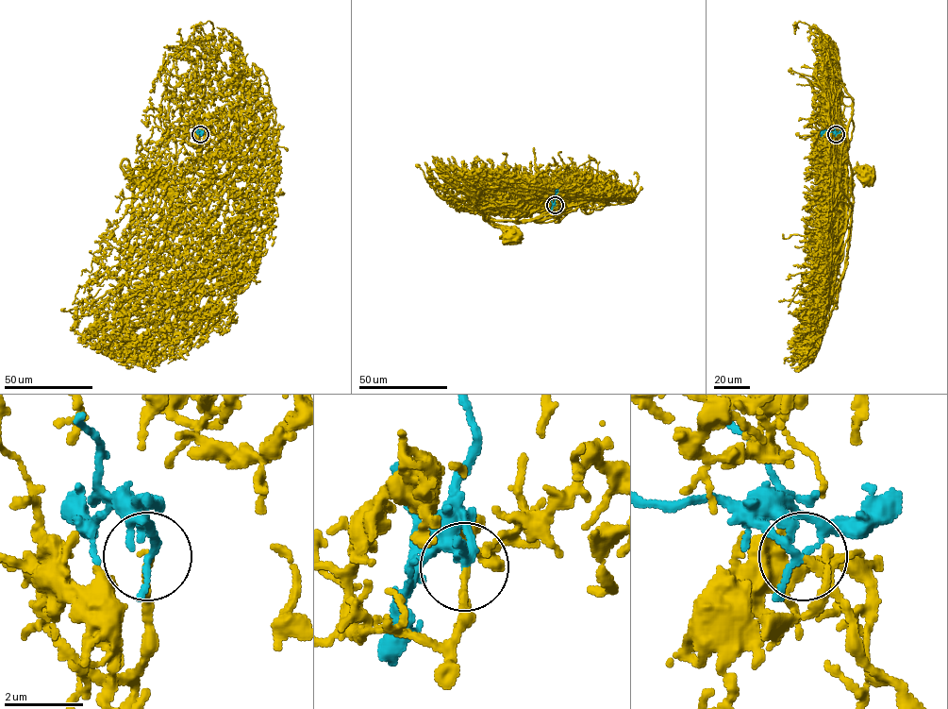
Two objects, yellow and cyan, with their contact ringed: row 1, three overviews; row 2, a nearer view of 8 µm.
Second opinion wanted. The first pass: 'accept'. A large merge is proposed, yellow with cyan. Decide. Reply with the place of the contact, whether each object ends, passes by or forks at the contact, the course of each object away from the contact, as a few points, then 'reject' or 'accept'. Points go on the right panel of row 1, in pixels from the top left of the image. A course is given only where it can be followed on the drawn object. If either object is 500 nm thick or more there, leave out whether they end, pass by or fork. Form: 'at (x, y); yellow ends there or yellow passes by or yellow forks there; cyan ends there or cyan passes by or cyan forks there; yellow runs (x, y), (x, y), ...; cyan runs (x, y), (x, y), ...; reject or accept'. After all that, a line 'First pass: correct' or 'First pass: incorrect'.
at (836, 134); yellow passes by; cyan passes by; yellow runs (836, 134), (841, 149), (834, 146), (839, 140), (845, 144), (851, 186), (856, 172), (866, 178); cyan runs (836, 134), (825, 130), (821, 136); accept
First pass: correct

